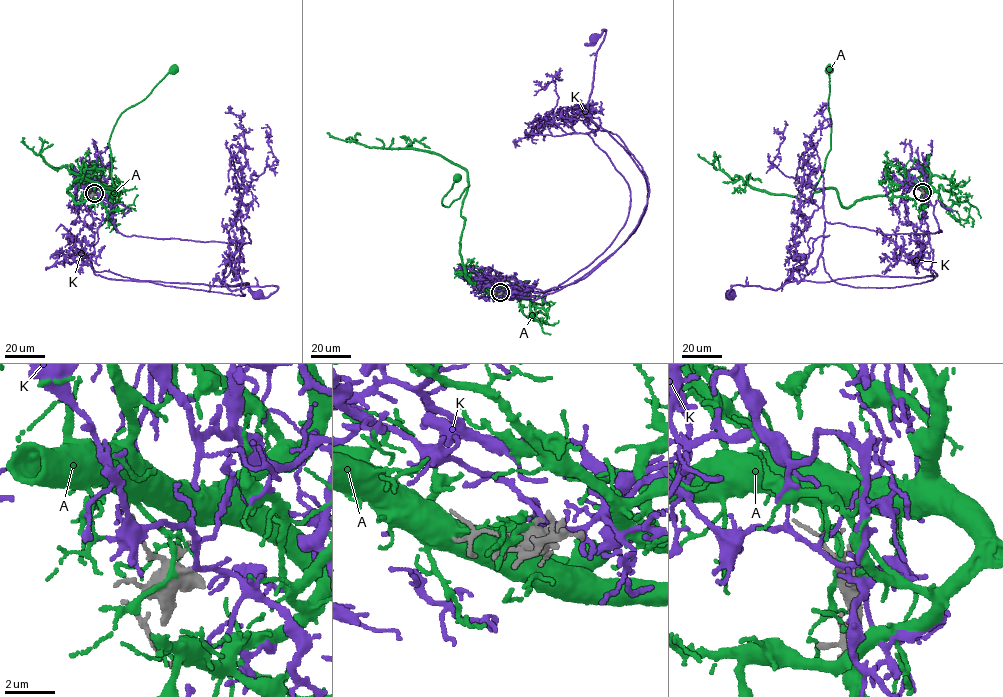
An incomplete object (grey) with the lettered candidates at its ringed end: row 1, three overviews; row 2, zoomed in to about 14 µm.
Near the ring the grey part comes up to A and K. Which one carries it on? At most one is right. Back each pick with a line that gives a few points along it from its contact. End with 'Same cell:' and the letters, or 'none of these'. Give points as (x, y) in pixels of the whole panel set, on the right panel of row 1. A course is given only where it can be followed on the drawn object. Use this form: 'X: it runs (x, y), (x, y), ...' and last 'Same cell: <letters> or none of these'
K: it runs (922, 192), (942, 232), (888, 234), (825, 221), (822, 253), (802, 279), (776, 290), (733, 285), (730, 295)
Same cell: K

